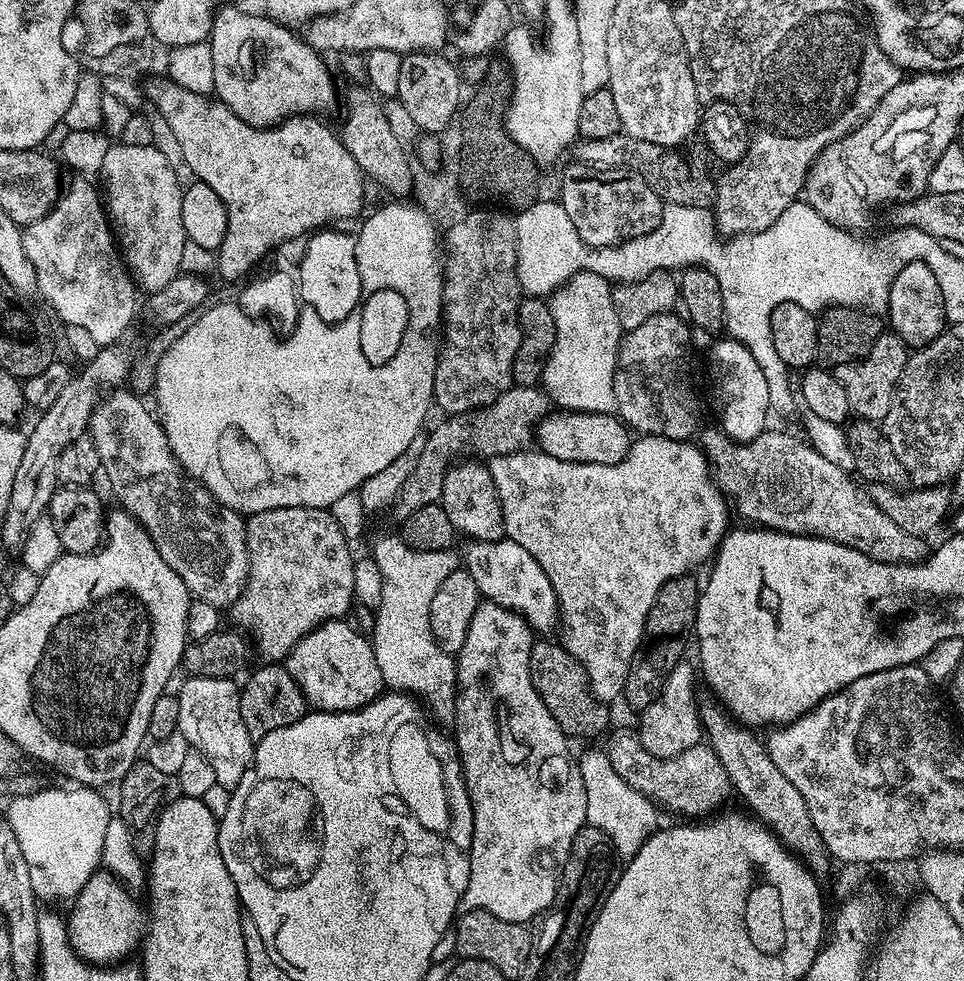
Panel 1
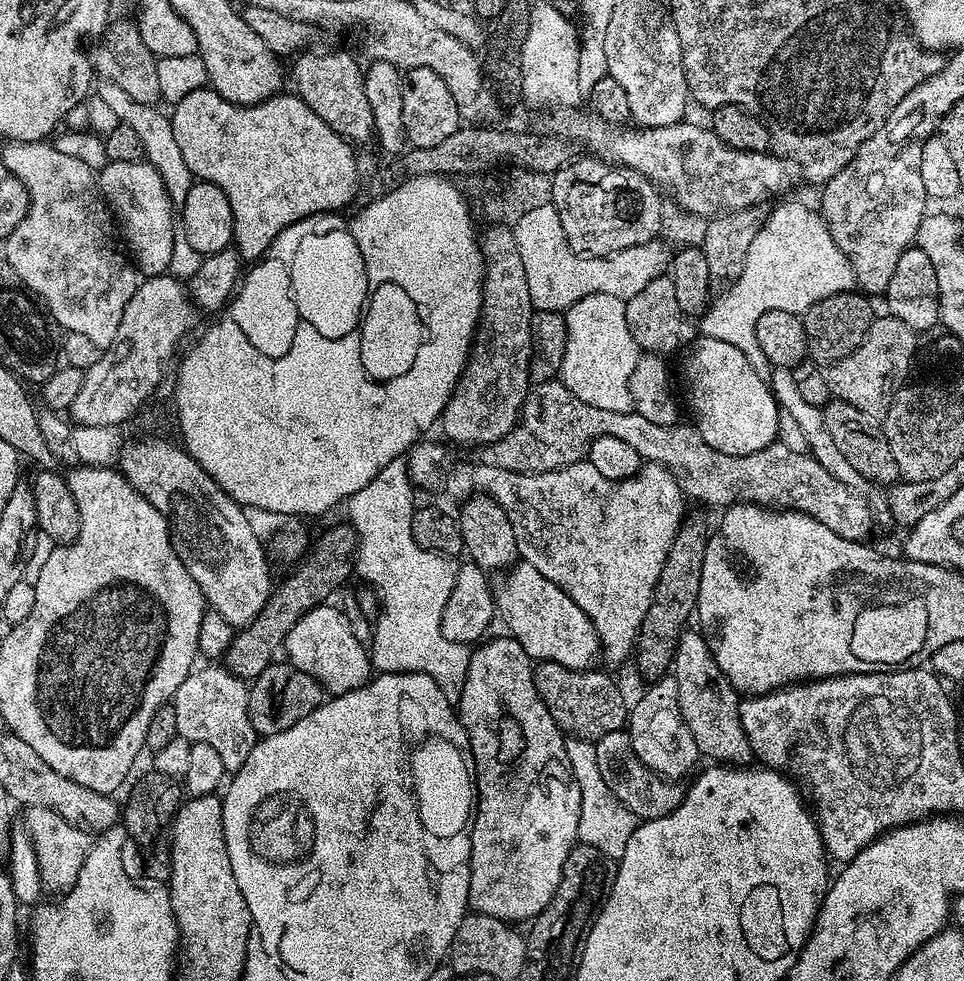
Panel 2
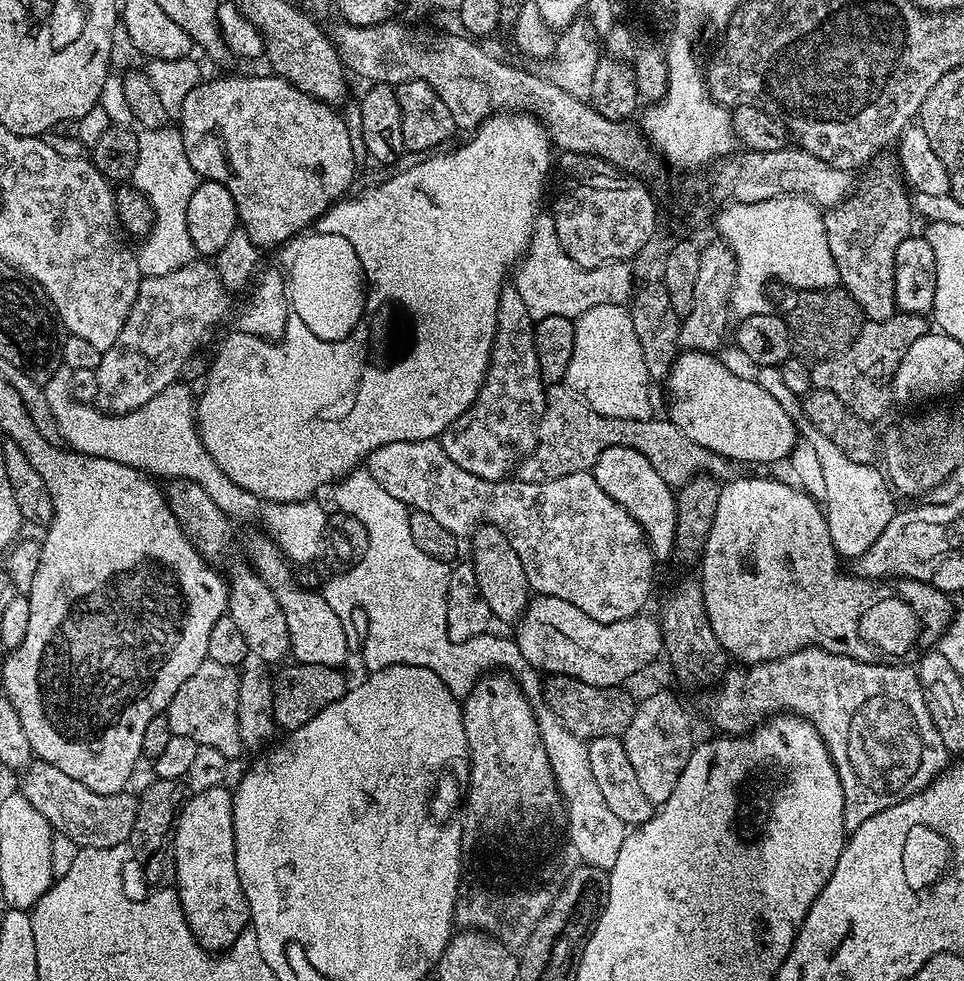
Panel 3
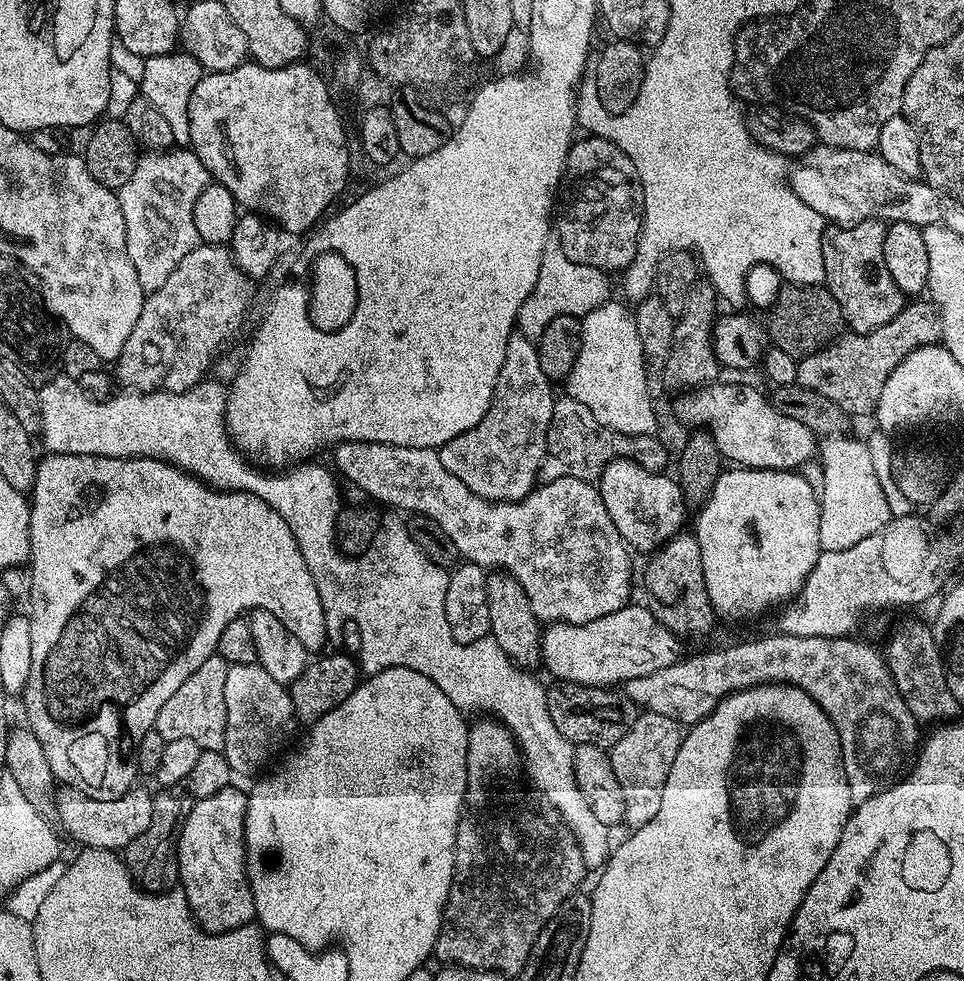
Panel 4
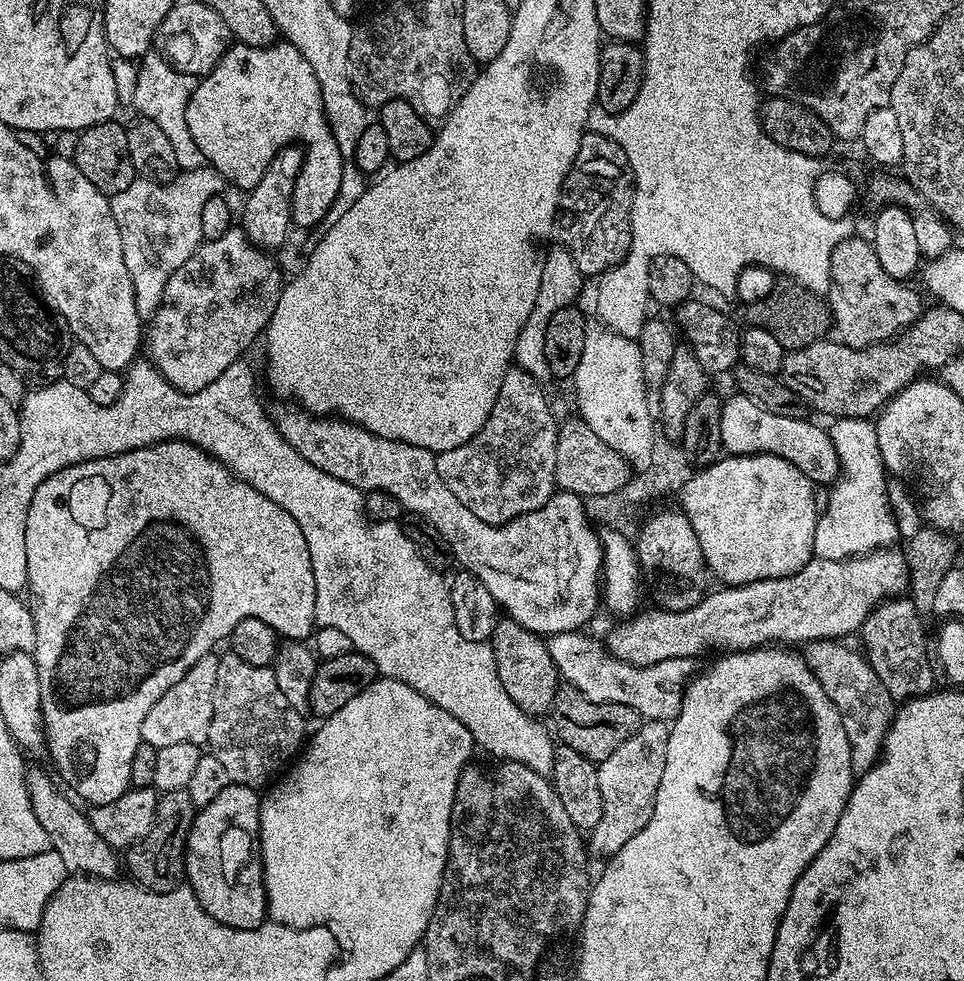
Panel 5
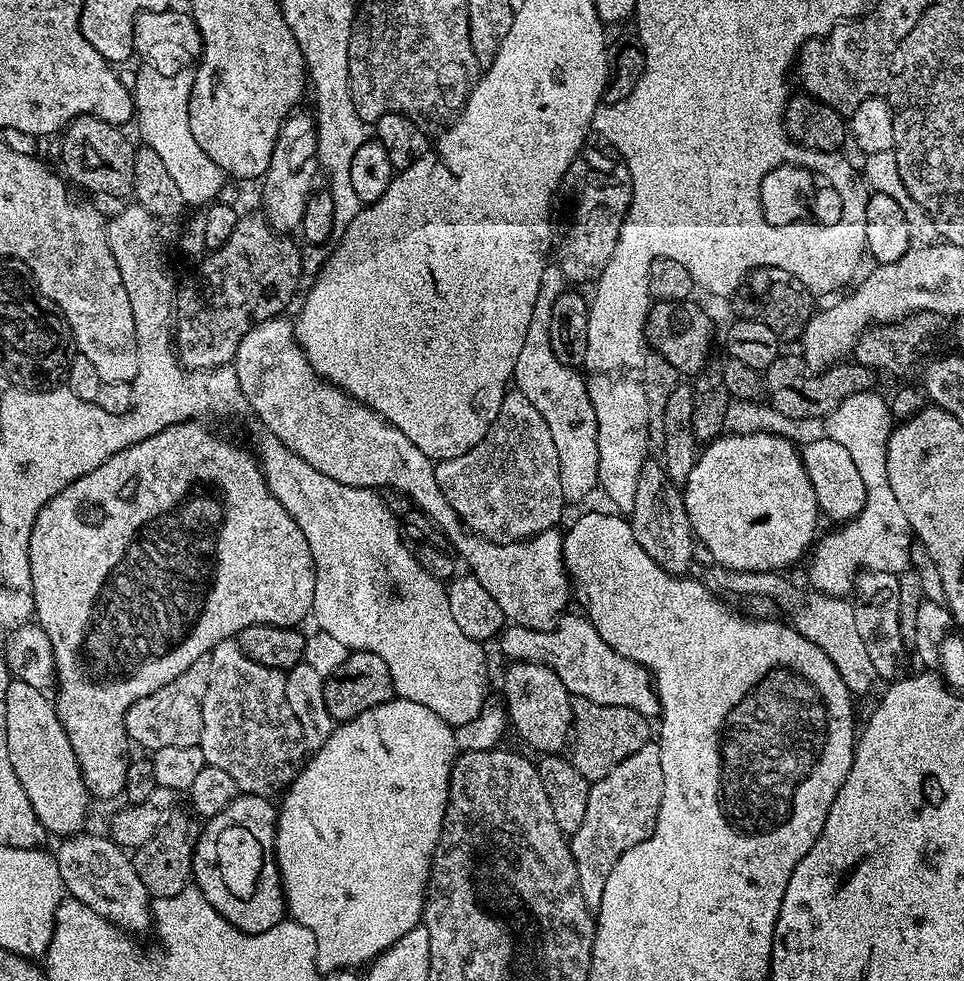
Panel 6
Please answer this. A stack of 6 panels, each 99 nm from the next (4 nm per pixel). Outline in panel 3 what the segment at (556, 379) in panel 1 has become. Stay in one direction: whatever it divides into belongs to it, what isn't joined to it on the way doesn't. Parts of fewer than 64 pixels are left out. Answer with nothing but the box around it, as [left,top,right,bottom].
[566,305,653,420]

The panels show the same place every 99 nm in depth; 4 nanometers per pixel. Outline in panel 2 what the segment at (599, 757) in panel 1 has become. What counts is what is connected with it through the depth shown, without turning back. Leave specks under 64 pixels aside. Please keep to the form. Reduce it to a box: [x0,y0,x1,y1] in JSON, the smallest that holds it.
[567,738,637,861]

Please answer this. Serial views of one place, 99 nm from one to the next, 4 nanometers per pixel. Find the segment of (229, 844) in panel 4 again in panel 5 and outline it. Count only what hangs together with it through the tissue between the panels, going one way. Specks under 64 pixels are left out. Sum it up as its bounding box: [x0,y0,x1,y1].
[184,784,268,930]

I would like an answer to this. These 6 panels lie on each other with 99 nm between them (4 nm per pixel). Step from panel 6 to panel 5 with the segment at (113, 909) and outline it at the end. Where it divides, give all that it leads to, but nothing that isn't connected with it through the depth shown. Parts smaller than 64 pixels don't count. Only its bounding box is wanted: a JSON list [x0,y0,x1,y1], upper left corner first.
[26,767,122,878]

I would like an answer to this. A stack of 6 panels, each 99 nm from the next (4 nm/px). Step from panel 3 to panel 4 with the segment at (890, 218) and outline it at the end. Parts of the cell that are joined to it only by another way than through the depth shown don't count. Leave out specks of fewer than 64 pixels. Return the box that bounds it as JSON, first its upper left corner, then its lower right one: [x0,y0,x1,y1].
[822,220,906,332]

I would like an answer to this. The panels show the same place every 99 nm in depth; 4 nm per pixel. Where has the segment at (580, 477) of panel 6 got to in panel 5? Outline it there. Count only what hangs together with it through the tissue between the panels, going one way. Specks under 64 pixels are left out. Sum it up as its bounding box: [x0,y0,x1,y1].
[513,246,583,381]

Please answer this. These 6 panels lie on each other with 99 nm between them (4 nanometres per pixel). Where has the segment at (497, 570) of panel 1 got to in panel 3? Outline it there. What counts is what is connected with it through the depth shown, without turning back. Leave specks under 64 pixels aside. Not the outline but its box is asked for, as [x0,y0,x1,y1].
[515,595,664,686]

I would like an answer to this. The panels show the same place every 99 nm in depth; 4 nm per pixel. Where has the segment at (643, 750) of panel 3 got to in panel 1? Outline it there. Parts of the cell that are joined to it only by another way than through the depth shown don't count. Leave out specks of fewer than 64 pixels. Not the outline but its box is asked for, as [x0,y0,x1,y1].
[639,662,702,760]

